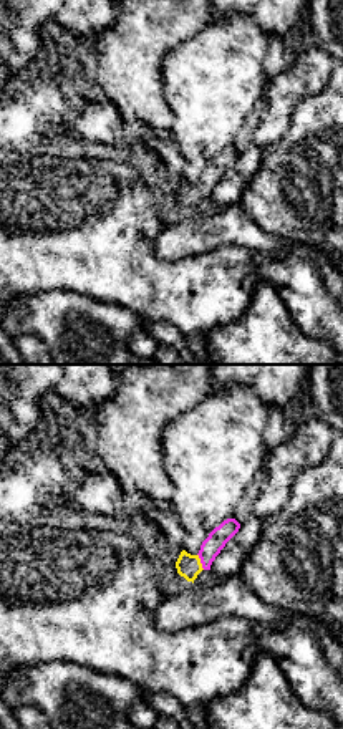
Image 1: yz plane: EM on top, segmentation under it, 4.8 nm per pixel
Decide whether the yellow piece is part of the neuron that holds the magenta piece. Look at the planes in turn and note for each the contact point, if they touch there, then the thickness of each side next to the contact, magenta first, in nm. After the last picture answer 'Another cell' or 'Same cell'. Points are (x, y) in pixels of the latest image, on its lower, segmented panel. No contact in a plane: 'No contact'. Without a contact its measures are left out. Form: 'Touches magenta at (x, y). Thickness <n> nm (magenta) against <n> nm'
Touches magenta at (201, 562). Thickness 100 nm (magenta) against 120 nm

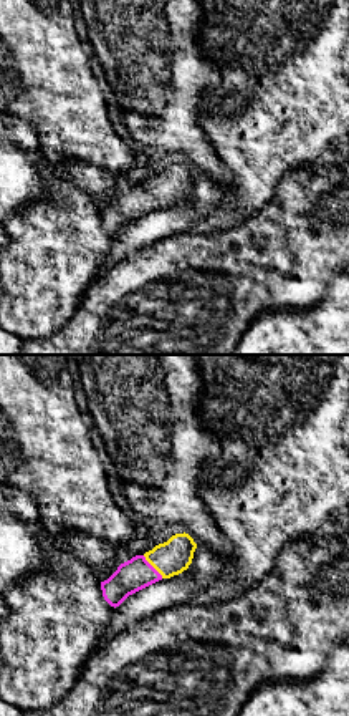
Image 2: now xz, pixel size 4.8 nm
Touches magenta at (152, 567). Thickness 160 nm (magenta) against 170 nm

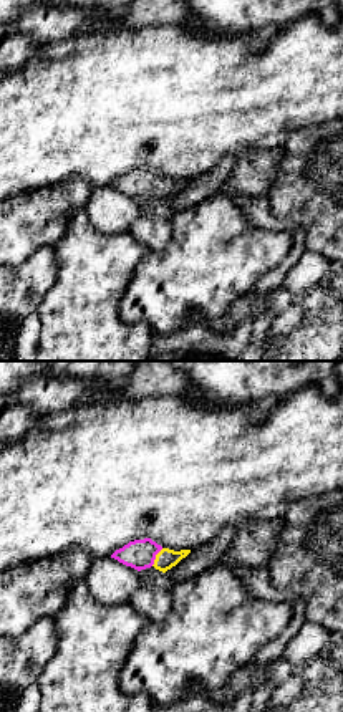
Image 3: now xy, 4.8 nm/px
Touches magenta at (154, 557). Thickness 140 nm (magenta) against 100 nm

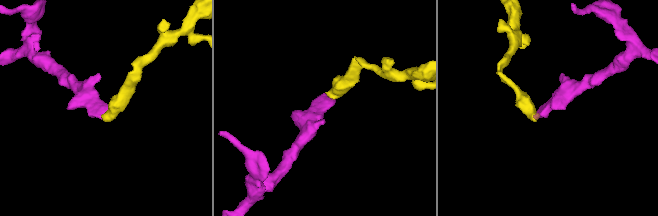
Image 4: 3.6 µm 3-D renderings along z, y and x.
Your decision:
Same cell

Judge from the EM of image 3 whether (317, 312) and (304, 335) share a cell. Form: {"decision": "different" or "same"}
{"decision": "same"}

